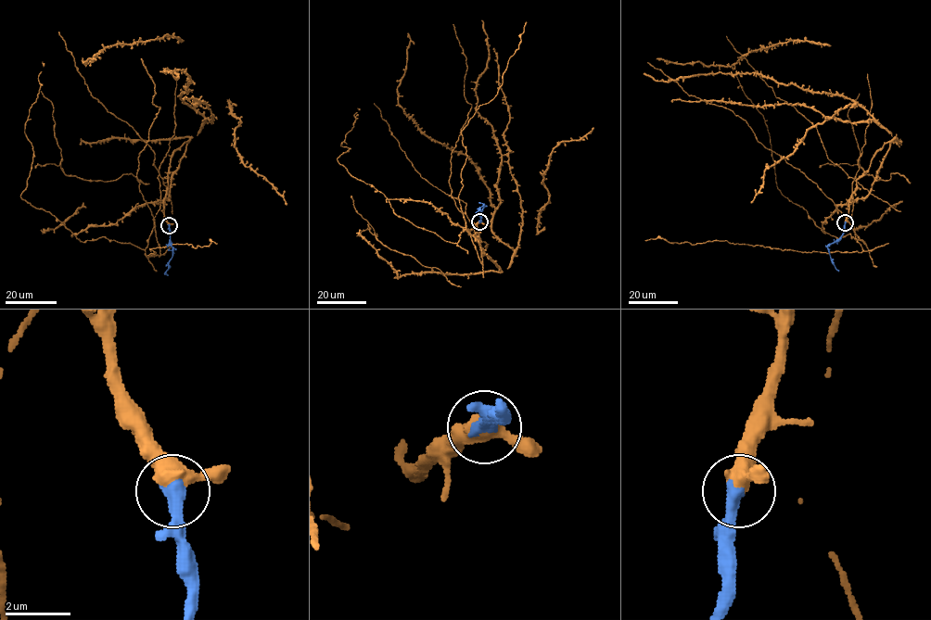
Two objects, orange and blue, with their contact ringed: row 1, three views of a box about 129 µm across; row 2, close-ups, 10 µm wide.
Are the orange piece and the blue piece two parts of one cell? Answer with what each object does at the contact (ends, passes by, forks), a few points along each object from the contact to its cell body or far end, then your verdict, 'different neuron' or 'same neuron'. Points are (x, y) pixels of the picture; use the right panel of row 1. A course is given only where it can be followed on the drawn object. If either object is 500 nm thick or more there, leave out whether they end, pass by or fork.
orange passes by; blue ends there; orange runs (845, 222), (856, 181), (888, 142), (870, 191), (822, 226), (866, 246), (852, 224), (861, 252), (644, 240); blue runs (845, 222), (843, 235), (828, 246), (832, 262), (839, 271); same neuron

